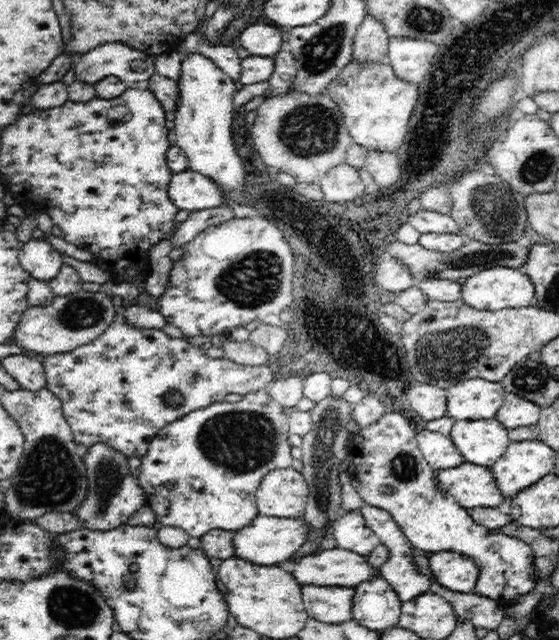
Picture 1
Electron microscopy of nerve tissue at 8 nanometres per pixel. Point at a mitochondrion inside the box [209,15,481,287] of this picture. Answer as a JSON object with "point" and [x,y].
{"point":[307,131]}

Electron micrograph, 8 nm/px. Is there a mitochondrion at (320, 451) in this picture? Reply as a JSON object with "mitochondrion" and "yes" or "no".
{"mitochondrion":"yes"}

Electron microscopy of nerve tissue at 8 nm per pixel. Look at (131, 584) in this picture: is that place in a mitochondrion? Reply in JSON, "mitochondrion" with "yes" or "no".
{"mitochondrion":"yes"}

